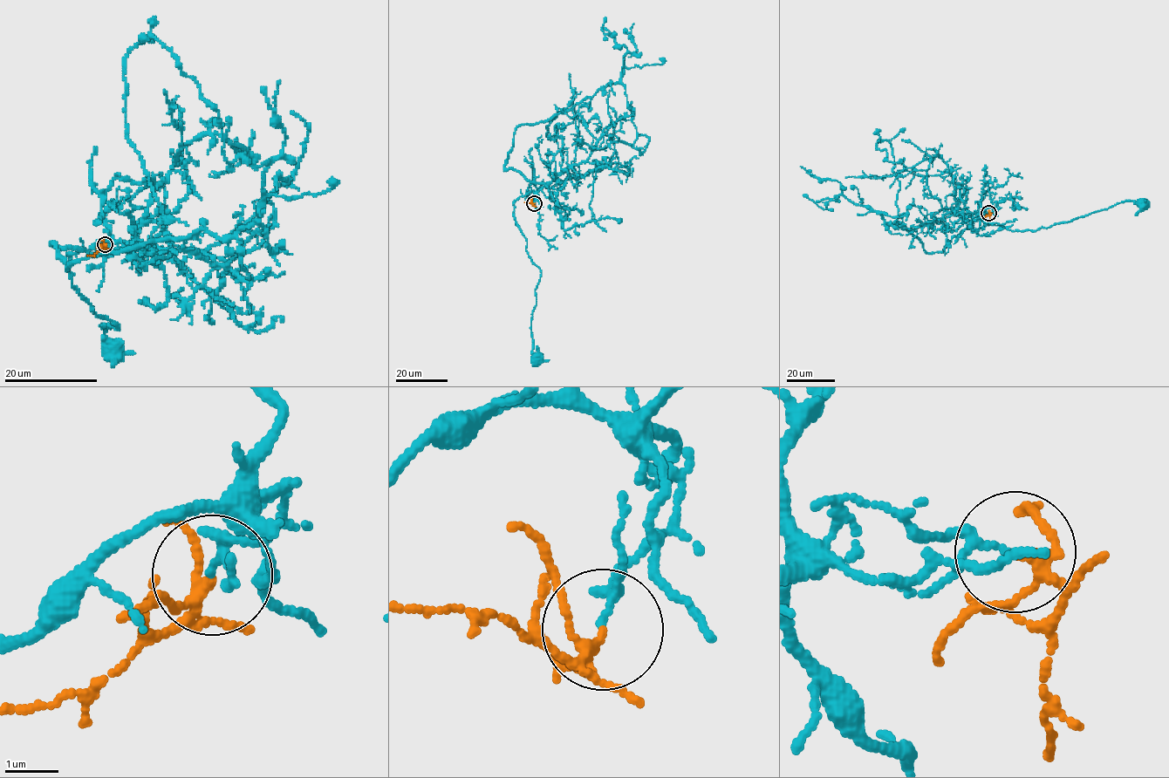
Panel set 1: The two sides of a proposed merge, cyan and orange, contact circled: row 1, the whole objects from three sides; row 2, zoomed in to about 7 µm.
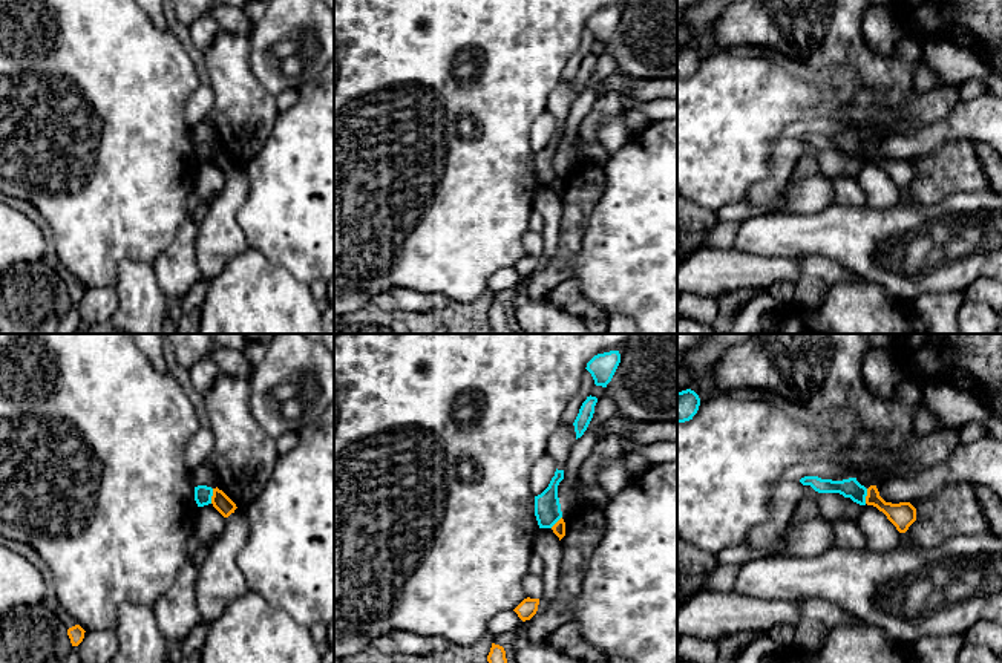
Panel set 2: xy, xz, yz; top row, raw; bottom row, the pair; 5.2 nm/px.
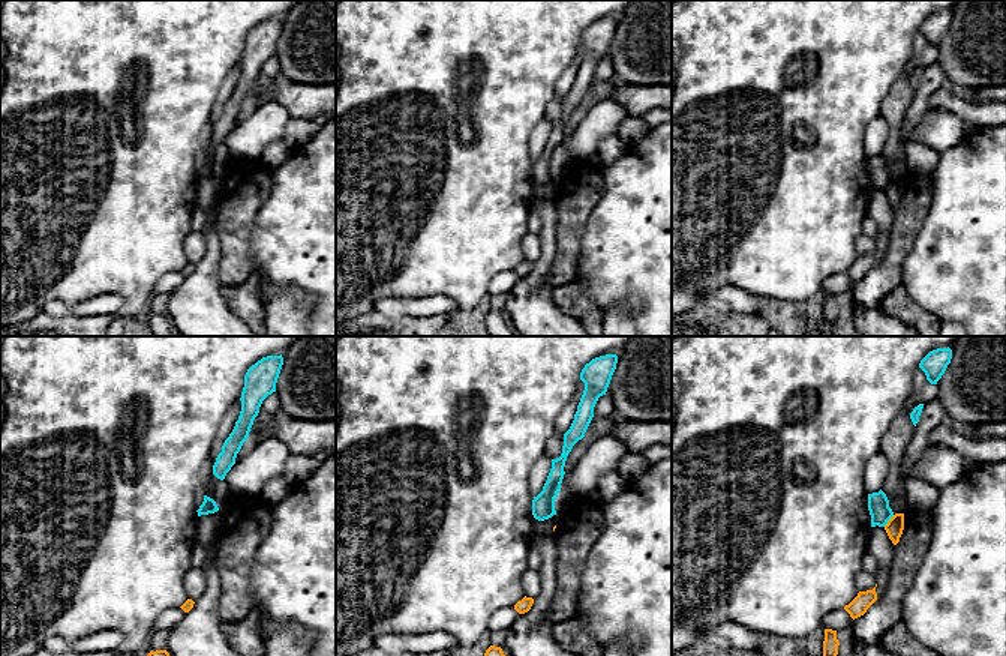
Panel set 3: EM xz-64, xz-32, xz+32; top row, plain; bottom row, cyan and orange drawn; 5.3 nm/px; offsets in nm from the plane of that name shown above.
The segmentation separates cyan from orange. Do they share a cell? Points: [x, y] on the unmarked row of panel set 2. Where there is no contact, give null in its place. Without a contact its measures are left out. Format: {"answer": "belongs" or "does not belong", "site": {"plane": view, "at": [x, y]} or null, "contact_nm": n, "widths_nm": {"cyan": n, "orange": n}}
{"answer": "does not belong", "site": {"plane": "xy", "at": [212, 152]}, "contact_nm": 80, "widths_nm": {"cyan": 100, "orange": 90}}

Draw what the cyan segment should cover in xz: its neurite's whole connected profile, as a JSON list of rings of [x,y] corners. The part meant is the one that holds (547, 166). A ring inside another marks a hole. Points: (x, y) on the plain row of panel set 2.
[[[556,126],[548,144],[535,153],[535,173],[539,185],[552,185],[562,175],[558,155],[558,142],[562,136],[564,127]]]

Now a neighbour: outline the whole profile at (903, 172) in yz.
[[[870,142],[867,145],[866,161],[873,162],[882,168],[899,190],[905,190],[909,184],[916,178],[916,165],[910,159],[886,159],[879,153],[876,142]]]

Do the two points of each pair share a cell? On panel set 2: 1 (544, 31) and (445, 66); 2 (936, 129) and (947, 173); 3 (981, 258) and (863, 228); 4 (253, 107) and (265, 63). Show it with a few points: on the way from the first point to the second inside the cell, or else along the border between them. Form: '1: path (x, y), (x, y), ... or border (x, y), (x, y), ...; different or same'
1: path (520, 31), (484, 31), (469, 46); same
2: border (972, 141), (949, 138), (935, 150), (910, 160); different
3: path (952, 248), (892, 247); same
4: border (250, 46), (250, 71), (275, 97); different

